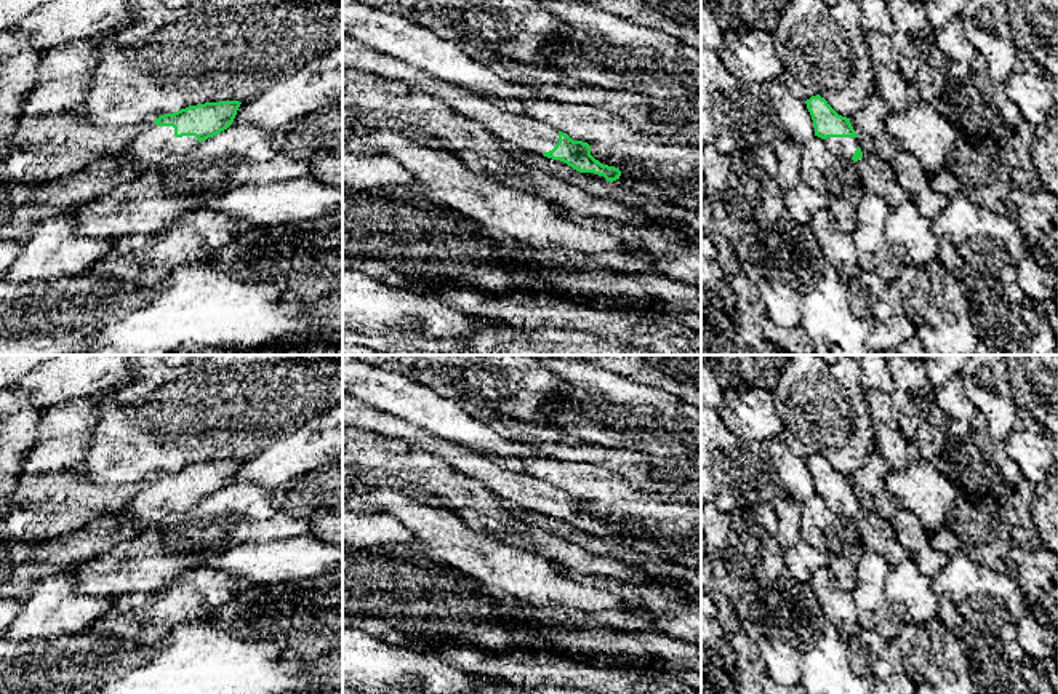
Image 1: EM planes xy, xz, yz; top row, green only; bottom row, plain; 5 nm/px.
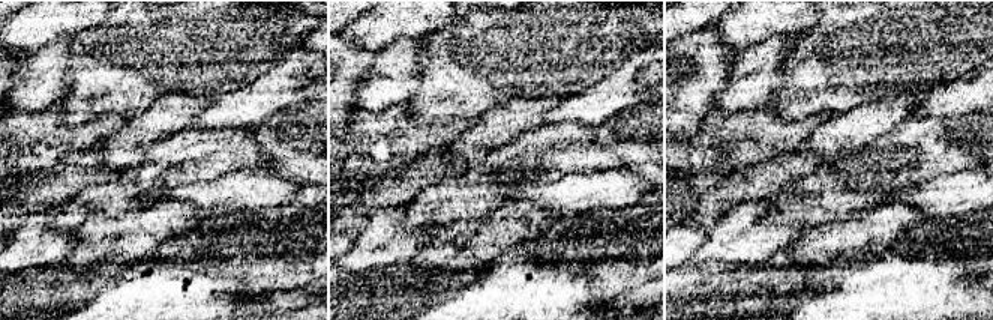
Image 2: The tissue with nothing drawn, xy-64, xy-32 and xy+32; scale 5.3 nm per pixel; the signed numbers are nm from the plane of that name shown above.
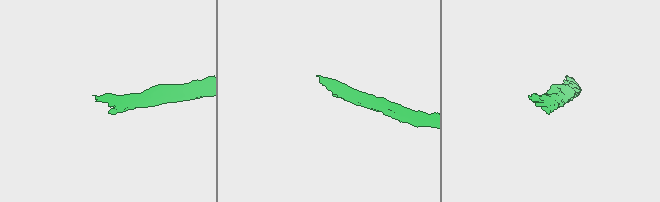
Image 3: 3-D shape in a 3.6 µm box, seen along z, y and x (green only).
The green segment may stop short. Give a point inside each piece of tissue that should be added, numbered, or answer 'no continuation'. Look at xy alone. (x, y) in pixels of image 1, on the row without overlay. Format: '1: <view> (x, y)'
1: xy (154, 501)

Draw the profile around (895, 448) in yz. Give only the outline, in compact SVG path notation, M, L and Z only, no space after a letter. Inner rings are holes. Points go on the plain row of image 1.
M866 390L866 398L876 432L876 451L887 461L890 470L906 469L912 445L896 422L890 393L884 390Z

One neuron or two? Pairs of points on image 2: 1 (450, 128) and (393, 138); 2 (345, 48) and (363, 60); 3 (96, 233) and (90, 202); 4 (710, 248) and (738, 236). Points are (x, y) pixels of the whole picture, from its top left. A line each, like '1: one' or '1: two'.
1: one
2: one
3: two
4: one

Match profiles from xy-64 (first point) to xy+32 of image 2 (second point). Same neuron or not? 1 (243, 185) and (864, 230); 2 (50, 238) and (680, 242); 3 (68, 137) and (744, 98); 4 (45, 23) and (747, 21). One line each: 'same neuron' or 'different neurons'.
1: different neurons
2: different neurons
3: different neurons
4: same neuron

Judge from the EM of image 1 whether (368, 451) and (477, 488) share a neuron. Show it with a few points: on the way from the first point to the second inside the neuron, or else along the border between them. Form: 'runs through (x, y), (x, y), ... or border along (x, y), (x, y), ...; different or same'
runs through (396, 466), (421, 477), (440, 480), (450, 486); same

